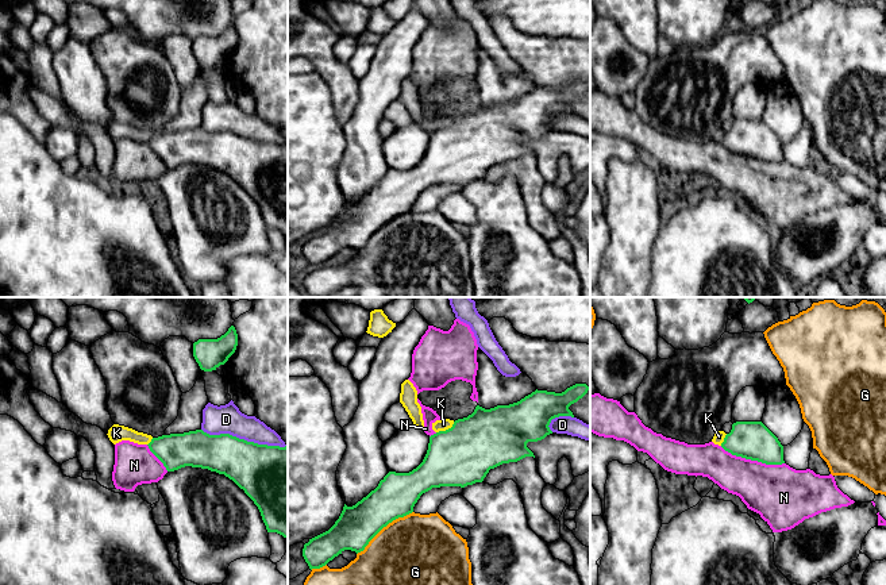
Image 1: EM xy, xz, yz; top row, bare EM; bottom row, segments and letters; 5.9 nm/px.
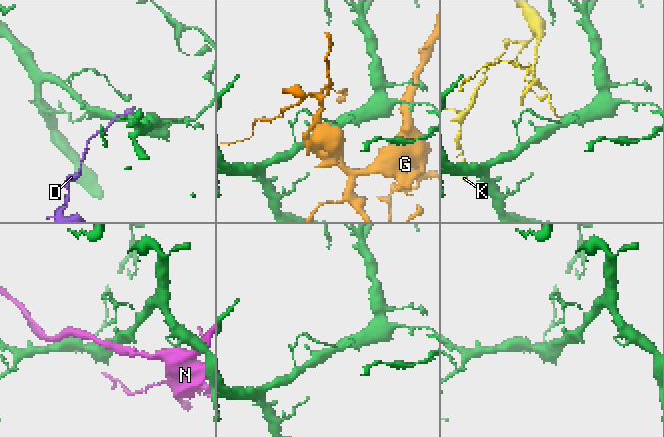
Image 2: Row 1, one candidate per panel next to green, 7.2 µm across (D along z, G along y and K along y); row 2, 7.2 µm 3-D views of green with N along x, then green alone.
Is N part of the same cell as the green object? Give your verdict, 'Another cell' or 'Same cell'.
Another cell

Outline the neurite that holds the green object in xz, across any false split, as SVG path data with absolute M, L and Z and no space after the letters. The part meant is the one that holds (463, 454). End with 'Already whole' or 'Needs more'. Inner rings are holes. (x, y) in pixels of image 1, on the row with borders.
M575 384L562 393L535 390L517 403L485 409L479 405L467 417L458 419L452 427L429 436L423 462L409 473L389 472L366 497L353 507L344 504L335 524L304 544L303 557L309 569L320 569L344 550L363 551L369 542L389 523L413 512L420 496L432 488L461 486L482 482L490 469L502 463L533 457L528 442L538 442L552 434L550 423L559 416L571 416L569 407L589 390L586 384Z. Already whole

